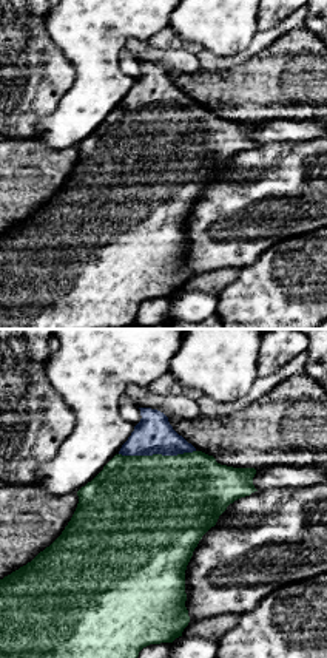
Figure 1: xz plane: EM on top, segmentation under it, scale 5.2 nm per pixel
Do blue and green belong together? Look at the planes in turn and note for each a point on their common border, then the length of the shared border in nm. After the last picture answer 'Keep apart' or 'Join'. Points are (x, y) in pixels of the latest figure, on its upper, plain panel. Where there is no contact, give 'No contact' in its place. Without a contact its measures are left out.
Touches blue at (156, 107). Shared border 400 nm

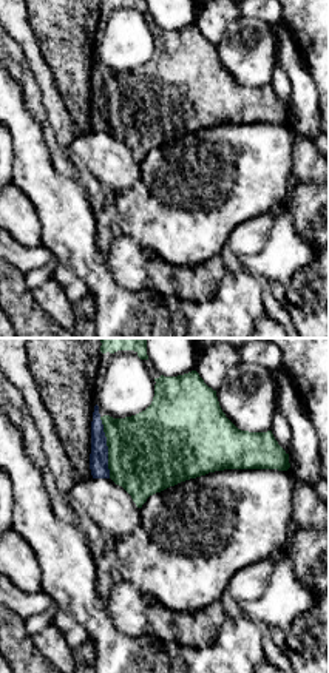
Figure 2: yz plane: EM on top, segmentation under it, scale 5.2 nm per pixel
Touches blue at (107, 102). Shared border 320 nm

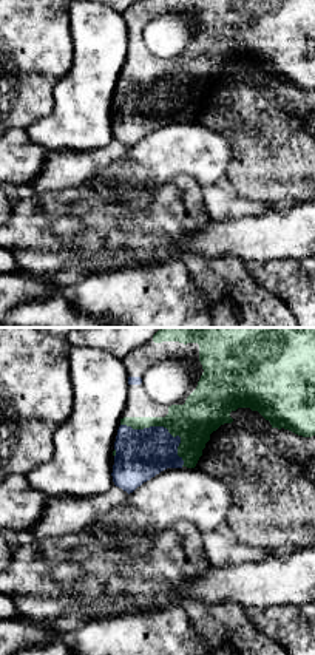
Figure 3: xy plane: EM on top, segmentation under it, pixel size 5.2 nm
Touches blue at (162, 81). Shared border 400 nm

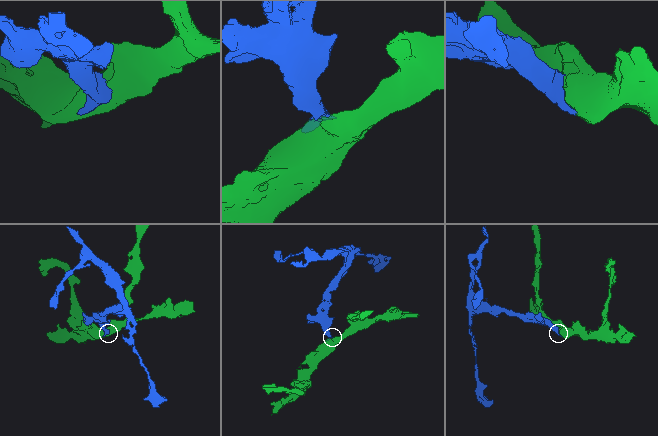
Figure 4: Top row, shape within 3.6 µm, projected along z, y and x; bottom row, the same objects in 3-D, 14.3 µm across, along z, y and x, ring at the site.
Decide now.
Join

